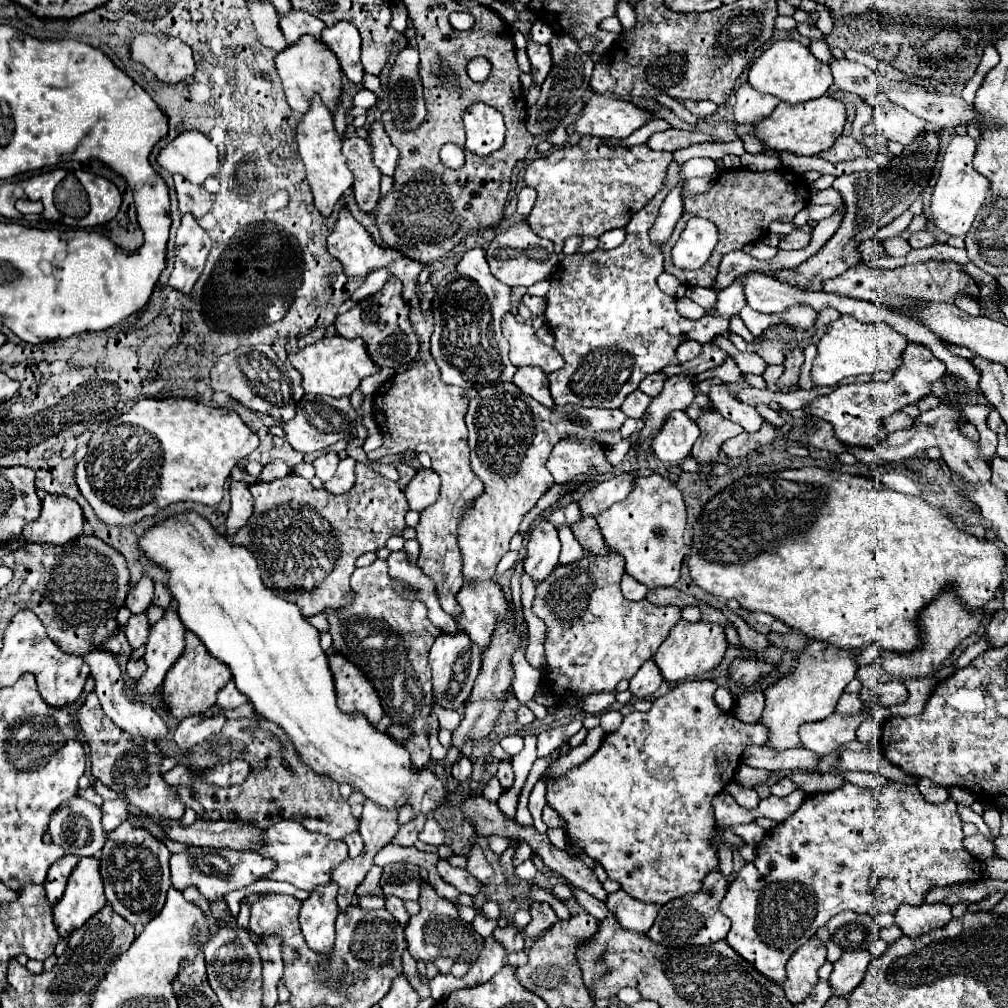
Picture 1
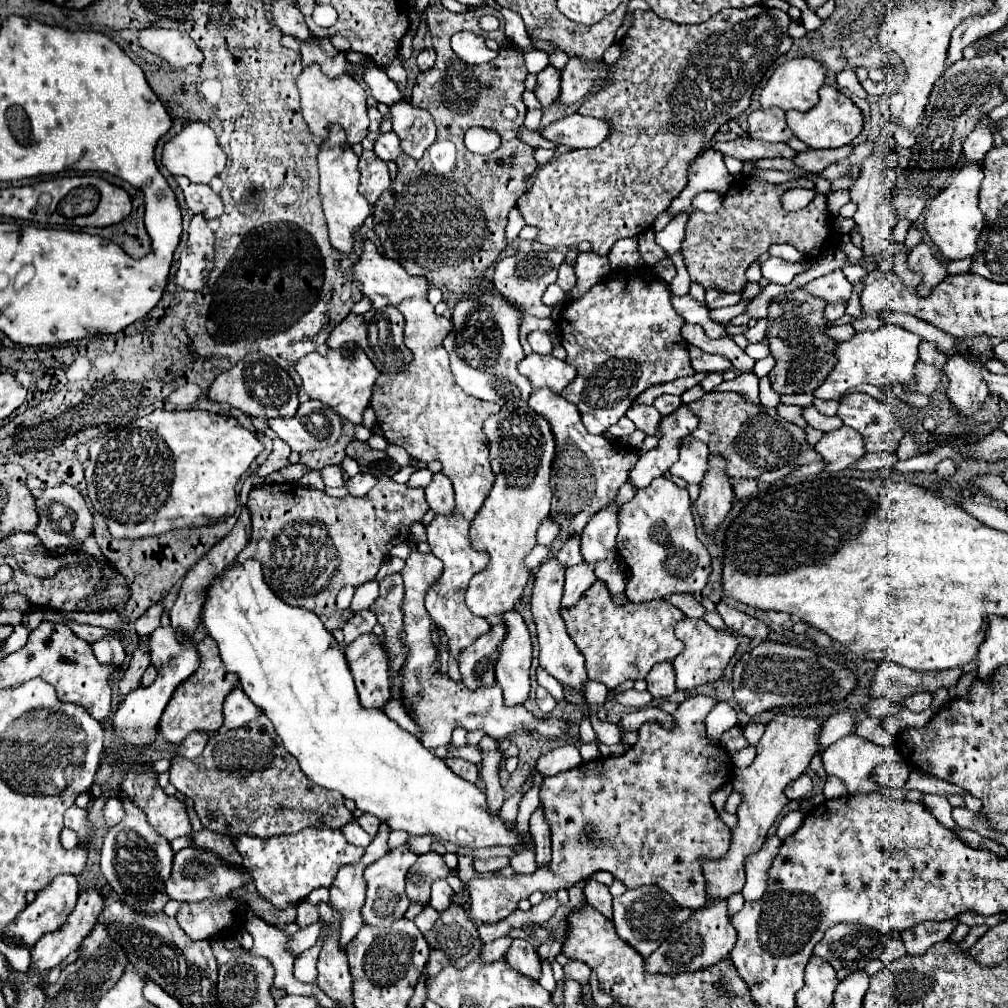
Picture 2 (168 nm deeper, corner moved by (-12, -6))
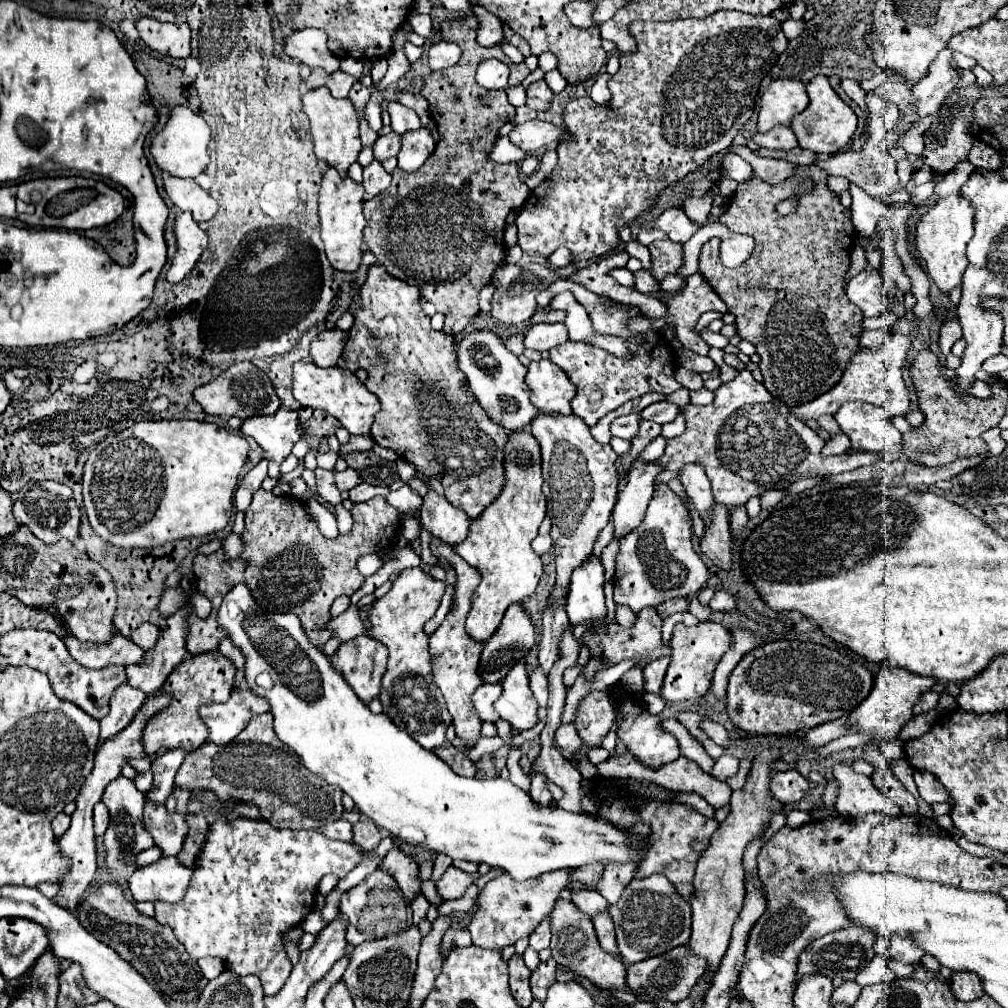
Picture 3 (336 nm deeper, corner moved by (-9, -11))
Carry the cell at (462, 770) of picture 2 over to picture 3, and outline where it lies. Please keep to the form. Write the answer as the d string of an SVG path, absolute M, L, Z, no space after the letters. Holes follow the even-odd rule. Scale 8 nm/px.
M438 747L434 751L444 763L452 767L452 771L460 777L476 777L476 767L474 763L466 757L466 753L458 751L456 747Z

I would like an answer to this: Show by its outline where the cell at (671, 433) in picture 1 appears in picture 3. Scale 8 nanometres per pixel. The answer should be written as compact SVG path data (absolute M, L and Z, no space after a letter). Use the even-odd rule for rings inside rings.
M702 465L682 467L678 479L680 479L680 483L684 485L686 495L692 499L692 503L694 503L696 511L700 513L700 517L702 517L704 521L708 521L710 511L712 511L712 505L714 505L714 497L712 497L710 481L708 481L708 477L704 475Z

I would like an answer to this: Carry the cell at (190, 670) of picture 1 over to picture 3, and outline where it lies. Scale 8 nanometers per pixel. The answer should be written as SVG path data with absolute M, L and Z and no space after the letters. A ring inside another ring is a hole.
M208 651L208 655L194 655L186 657L168 677L164 683L164 689L172 691L172 703L144 729L142 743L146 753L156 753L160 749L184 749L194 751L196 747L204 745L208 739L208 729L204 727L204 721L198 719L198 709L204 703L224 703L230 699L230 693L234 689L236 679L236 667L230 659L226 659L218 651Z

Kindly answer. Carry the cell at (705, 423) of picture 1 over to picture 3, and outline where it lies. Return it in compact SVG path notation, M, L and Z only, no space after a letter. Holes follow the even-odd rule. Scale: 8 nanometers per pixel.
M716 503L712 509L712 523L704 525L704 535L700 537L700 551L714 561L720 569L730 569L730 513L724 505Z

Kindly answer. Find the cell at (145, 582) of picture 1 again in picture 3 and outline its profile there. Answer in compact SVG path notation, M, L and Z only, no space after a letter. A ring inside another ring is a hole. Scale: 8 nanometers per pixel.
M142 623L136 631L132 631L130 639L140 645L144 651L152 649L158 641L158 633L160 633L160 627L158 625L152 625L152 623Z

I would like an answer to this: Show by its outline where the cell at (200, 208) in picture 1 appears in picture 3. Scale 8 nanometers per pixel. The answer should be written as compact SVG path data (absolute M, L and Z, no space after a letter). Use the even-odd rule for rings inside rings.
M164 173L164 189L170 201L180 211L190 211L198 223L210 221L218 211L218 203L194 179L178 179Z

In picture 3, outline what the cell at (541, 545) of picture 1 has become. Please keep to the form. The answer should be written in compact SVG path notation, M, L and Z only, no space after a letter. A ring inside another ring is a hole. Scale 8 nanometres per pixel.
M590 691L578 703L574 727L586 745L600 745L614 721L614 707L606 691Z

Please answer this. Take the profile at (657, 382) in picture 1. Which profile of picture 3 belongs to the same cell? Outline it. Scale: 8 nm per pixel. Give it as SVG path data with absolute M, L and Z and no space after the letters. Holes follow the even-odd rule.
M662 401L662 403L652 403L652 405L648 405L640 415L642 415L644 419L650 419L650 421L656 421L656 423L664 425L664 423L674 421L674 417L678 415L678 411L680 411L678 405L668 403L668 401Z

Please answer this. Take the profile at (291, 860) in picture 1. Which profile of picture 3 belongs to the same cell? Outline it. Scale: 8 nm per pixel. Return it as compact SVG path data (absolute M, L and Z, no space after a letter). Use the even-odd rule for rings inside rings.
M216 819L210 825L206 843L200 851L198 869L192 875L190 887L180 903L154 903L156 921L170 925L178 941L186 947L192 959L200 957L220 957L226 967L238 975L258 975L266 995L276 995L286 983L292 963L280 941L280 933L288 927L294 927L306 919L314 909L314 895L320 879L328 873L336 877L346 877L362 861L362 849L356 843L334 841L322 835L320 831L276 831L264 821L254 819L236 819L228 823Z

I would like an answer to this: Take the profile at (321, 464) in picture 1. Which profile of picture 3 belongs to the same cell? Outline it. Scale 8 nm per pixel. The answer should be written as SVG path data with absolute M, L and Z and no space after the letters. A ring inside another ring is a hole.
M320 467L314 473L316 473L316 489L318 489L318 495L324 501L328 501L330 505L340 503L342 497L340 497L340 491L338 491L336 483L334 483L334 473L332 471L324 471Z

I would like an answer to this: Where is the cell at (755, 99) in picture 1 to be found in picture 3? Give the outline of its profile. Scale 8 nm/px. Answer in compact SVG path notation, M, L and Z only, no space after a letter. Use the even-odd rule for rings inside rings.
M772 127L772 131L766 133L756 133L752 137L754 143L758 143L760 147L768 147L768 149L784 149L790 151L794 147L798 147L798 141L792 133L790 127Z

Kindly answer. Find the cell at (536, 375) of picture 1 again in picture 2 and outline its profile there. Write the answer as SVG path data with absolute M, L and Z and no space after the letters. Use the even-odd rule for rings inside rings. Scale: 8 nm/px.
M535 390L529 398L529 408L537 414L541 414L549 426L551 432L555 436L555 458L553 458L553 466L551 466L551 490L553 490L553 502L551 502L551 518L569 532L569 536L579 536L583 532L583 528L587 526L587 522L603 508L607 508L619 488L629 480L629 470L637 464L639 454L619 442L607 442L603 436L595 436L589 434L587 428L581 422L581 414L577 410L575 404L567 402L565 398L559 398L557 394L551 394L551 390Z

